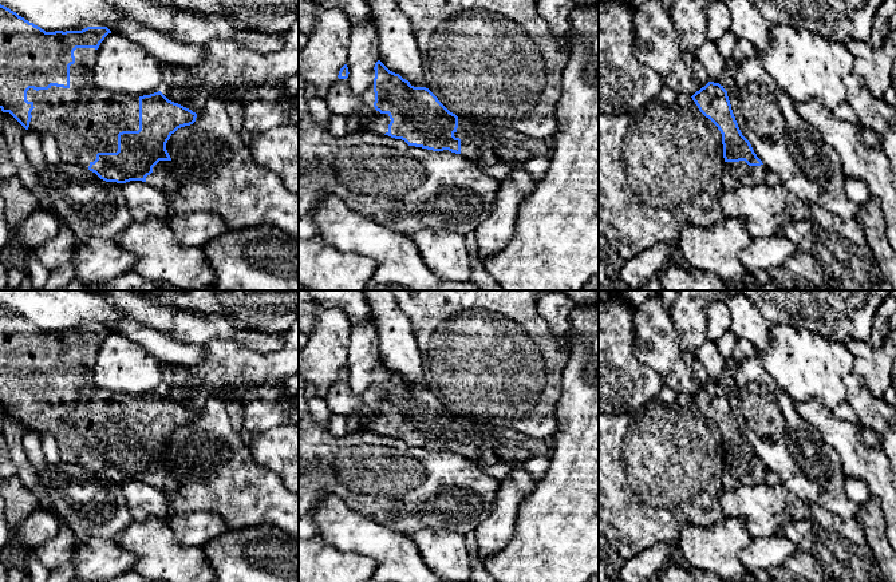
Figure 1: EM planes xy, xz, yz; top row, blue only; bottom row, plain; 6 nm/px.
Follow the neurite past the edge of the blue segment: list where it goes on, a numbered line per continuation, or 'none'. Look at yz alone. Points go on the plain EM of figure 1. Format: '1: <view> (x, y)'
1: yz (735, 474)

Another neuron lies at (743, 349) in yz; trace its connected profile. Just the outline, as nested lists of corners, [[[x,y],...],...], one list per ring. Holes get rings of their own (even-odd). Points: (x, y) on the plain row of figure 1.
[[[738,340],[733,348],[731,357],[726,360],[725,369],[719,377],[719,384],[729,392],[735,389],[737,372],[742,361],[753,357],[759,357],[757,348],[746,341]]]

